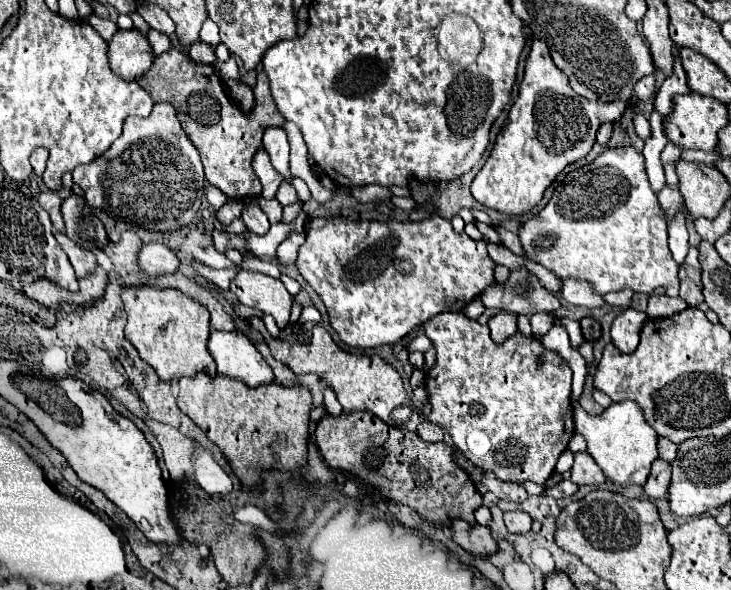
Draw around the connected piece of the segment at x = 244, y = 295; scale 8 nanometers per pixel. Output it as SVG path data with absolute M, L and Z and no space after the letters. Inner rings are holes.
M240 270L234 276L230 290L242 304L272 314L280 330L288 324L294 298L278 278L252 270Z

